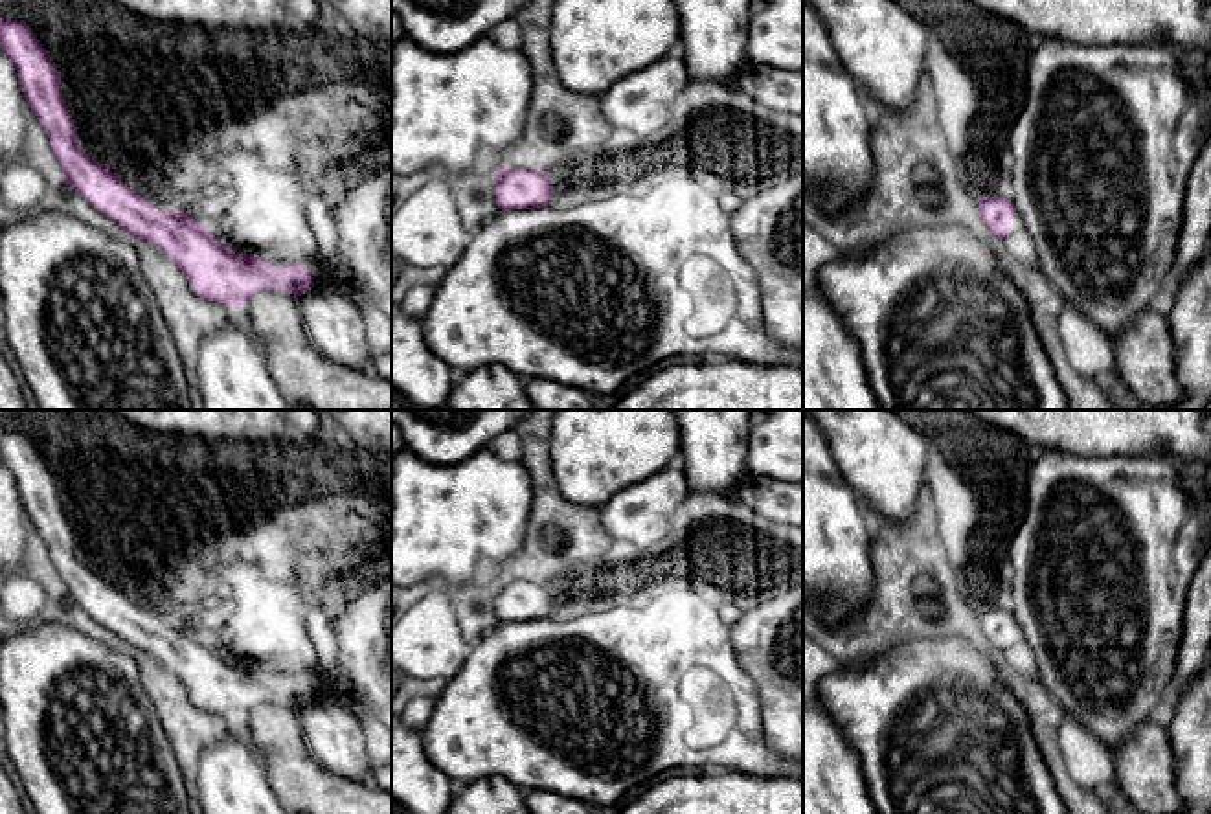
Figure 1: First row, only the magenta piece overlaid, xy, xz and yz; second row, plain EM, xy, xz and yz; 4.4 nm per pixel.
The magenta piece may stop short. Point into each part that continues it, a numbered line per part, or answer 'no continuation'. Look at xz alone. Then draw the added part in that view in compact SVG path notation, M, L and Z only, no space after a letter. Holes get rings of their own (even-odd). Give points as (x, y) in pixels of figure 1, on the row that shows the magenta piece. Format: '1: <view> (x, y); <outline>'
no continuation

